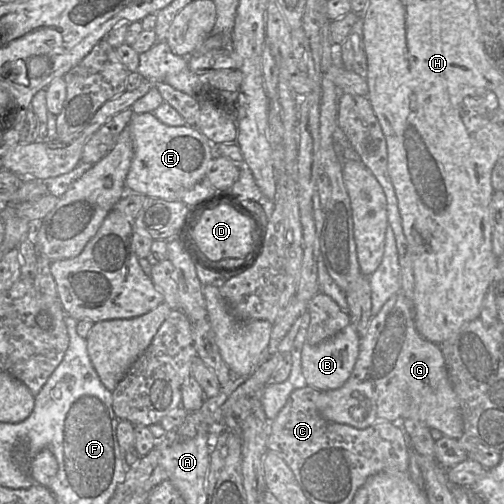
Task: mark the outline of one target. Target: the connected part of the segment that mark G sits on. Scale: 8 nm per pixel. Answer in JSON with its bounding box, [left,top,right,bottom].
[317,291,465,439]

